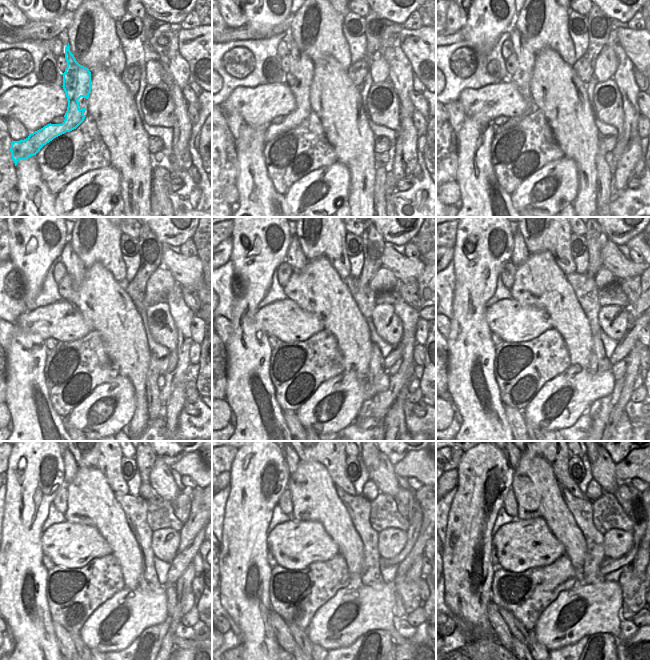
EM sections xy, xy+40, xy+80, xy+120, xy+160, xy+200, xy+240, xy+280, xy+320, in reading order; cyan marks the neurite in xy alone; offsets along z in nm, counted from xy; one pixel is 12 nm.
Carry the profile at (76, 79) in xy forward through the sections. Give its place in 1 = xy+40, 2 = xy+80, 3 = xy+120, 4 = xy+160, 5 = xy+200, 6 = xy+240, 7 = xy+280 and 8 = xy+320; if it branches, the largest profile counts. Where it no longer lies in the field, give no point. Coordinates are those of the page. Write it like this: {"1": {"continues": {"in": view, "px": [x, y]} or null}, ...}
{"1": {"continues": {"in": "xy+40", "px": [299, 78]}}, "2": {"continues": {"in": "xy+80", "px": [525, 55]}}, "3": {"continues": {"in": "xy+120", "px": [75, 268]}}, "4": {"continues": {"in": "xy+160", "px": [295, 257]}}, "5": {"continues": {"in": "xy+200", "px": [520, 253]}}, "6": {"continues": {"in": "xy+240", "px": [70, 466]}}, "7": {"continues": {"in": "xy+280", "px": [291, 461]}}, "8": {"continues": {"in": "xy+320", "px": [513, 461]}}}

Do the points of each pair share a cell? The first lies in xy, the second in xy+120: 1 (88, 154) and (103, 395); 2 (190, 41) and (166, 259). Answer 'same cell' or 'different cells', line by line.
1: different cells
2: same cell

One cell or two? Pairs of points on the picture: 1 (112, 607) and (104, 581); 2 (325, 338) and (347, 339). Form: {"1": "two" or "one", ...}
{"1": "two", "2": "two"}

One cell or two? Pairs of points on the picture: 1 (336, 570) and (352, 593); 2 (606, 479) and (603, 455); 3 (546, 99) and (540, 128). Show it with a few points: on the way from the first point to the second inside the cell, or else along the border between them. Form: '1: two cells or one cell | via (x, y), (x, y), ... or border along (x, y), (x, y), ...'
1: two cells | border along (351, 585), (340, 588), (328, 600)
2: one cell | via (603, 473), (603, 461)
3: two cells | border along (535, 107), (542, 111), (552, 134)

